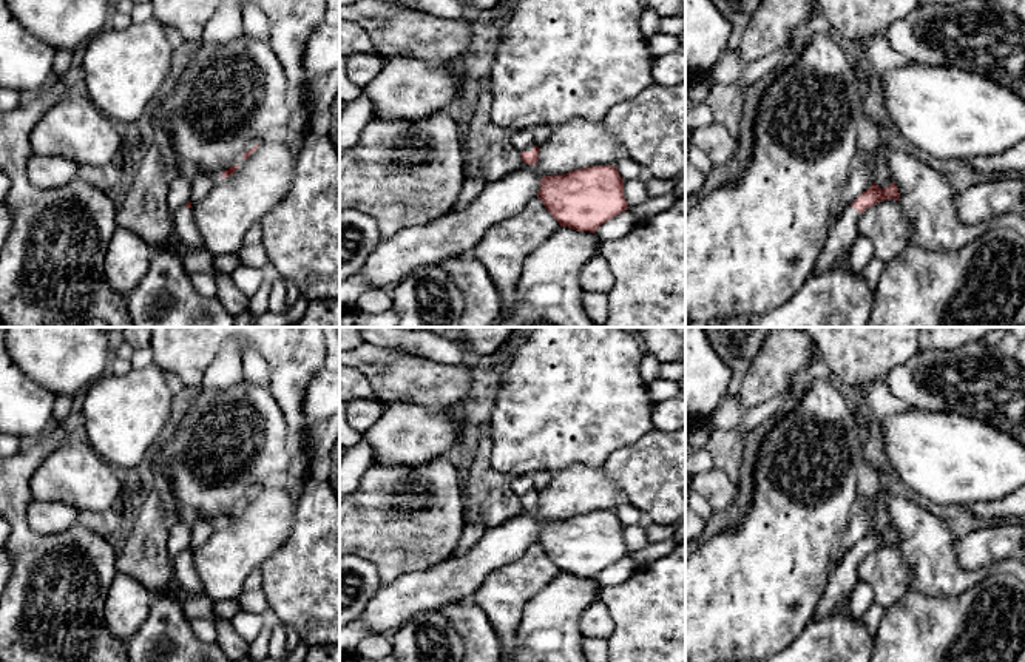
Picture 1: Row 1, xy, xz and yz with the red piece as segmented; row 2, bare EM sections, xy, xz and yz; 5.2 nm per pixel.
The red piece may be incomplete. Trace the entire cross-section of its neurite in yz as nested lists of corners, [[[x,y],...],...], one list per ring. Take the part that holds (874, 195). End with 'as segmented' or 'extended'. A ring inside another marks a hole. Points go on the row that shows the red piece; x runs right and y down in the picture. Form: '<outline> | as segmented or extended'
[[[894,181],[888,188],[880,188],[875,182],[863,191],[841,214],[838,222],[830,228],[826,245],[820,253],[810,276],[821,275],[847,258],[847,252],[858,235],[860,214],[886,199],[900,201],[900,193]]] | extended

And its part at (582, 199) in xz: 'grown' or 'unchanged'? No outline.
unchanged

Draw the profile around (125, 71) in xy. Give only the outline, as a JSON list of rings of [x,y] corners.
[[[153,17],[127,29],[107,26],[85,45],[88,99],[114,122],[136,122],[170,85],[171,46]]]

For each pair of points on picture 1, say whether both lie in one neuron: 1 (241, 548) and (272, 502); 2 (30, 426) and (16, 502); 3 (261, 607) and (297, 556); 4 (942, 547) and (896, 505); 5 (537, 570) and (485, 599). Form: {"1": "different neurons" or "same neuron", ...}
{"1": "same neuron", "2": "different neurons", "3": "different neurons", "4": "same neuron", "5": "same neuron"}

